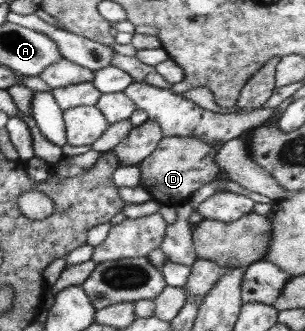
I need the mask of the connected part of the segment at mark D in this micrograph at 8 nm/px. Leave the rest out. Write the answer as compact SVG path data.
M164 137L157 148L141 163L141 187L145 188L152 198L165 206L178 206L187 202L194 191L215 180L220 173L219 165L215 163L217 151L207 143L191 137Z

